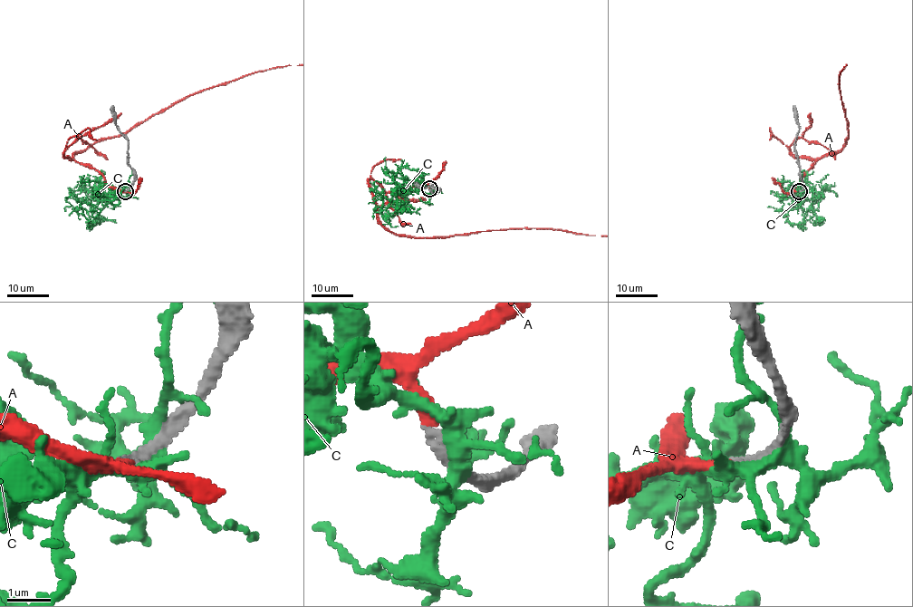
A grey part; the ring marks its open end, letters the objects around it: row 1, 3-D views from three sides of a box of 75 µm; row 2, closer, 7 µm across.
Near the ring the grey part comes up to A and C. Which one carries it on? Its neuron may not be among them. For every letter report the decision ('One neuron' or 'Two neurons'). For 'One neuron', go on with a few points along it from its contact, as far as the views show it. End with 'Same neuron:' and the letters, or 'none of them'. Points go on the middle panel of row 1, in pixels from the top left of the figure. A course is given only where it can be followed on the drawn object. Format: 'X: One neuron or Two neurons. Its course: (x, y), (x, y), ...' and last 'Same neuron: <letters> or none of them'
A: One neuron
C: Two neurons
Same neuron: A

